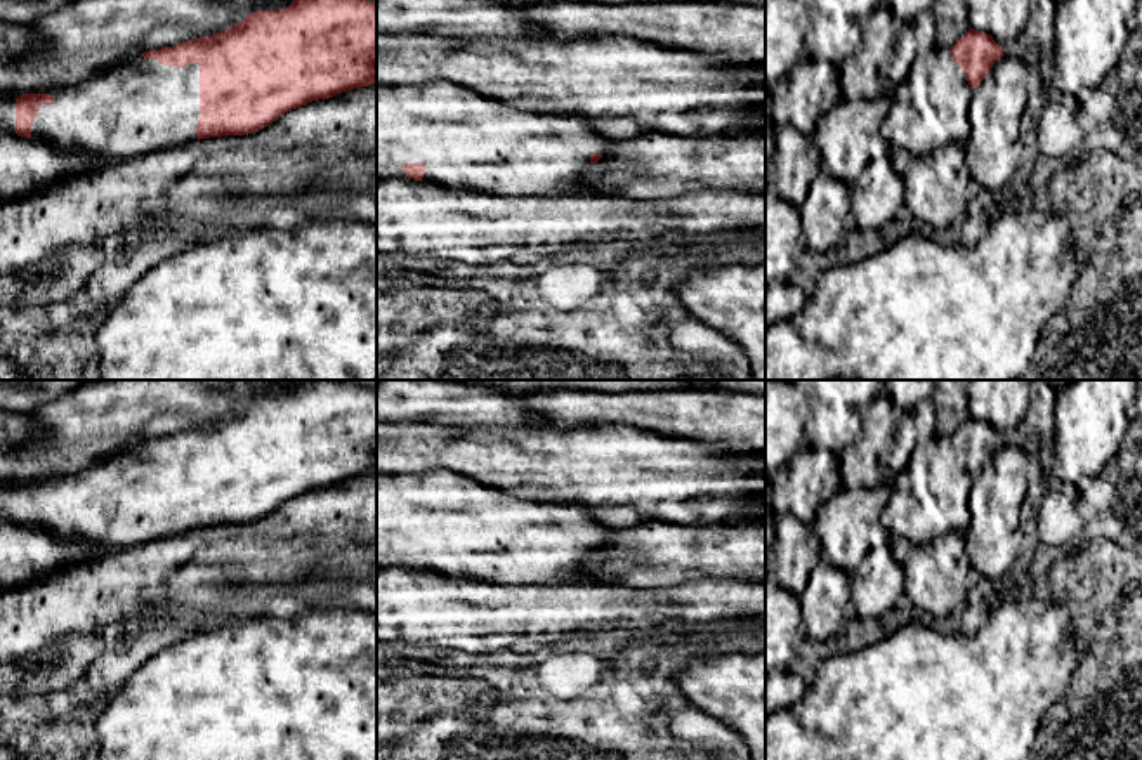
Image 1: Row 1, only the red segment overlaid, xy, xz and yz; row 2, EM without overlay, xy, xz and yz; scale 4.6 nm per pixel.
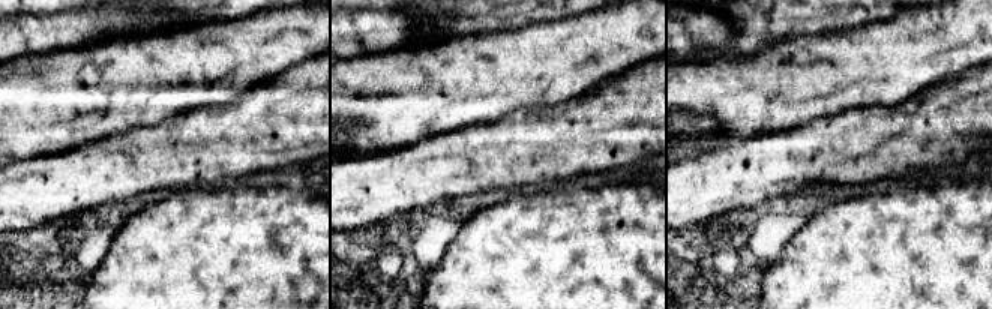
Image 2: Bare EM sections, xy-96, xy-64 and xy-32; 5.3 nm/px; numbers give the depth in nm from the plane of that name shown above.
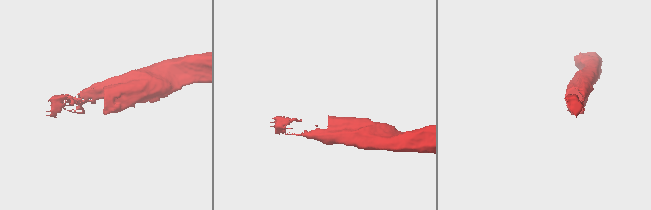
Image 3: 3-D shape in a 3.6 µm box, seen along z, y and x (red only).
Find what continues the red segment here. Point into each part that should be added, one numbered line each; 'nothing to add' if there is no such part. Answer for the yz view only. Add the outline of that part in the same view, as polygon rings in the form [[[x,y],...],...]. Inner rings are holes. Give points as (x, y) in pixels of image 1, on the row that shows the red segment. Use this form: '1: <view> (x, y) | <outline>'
1: yz (929, 110) | [[[934,47],[913,61],[901,85],[892,87],[880,134],[890,147],[902,147],[911,156],[965,144],[972,92],[951,50]]]

